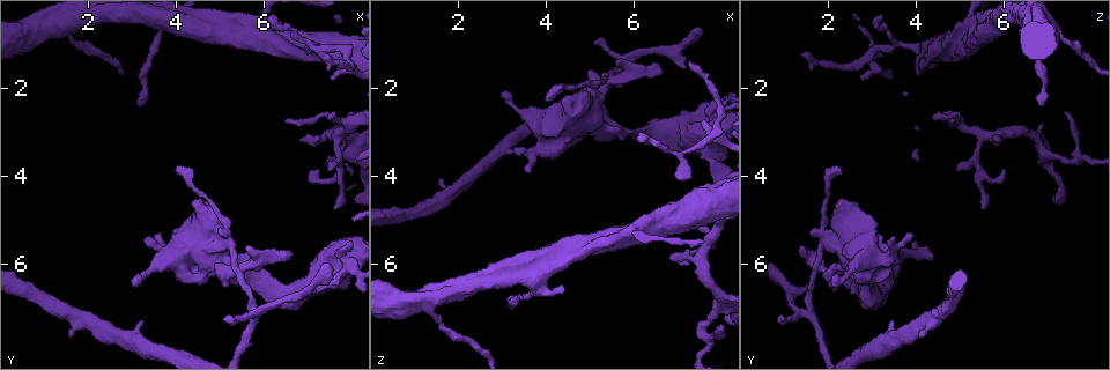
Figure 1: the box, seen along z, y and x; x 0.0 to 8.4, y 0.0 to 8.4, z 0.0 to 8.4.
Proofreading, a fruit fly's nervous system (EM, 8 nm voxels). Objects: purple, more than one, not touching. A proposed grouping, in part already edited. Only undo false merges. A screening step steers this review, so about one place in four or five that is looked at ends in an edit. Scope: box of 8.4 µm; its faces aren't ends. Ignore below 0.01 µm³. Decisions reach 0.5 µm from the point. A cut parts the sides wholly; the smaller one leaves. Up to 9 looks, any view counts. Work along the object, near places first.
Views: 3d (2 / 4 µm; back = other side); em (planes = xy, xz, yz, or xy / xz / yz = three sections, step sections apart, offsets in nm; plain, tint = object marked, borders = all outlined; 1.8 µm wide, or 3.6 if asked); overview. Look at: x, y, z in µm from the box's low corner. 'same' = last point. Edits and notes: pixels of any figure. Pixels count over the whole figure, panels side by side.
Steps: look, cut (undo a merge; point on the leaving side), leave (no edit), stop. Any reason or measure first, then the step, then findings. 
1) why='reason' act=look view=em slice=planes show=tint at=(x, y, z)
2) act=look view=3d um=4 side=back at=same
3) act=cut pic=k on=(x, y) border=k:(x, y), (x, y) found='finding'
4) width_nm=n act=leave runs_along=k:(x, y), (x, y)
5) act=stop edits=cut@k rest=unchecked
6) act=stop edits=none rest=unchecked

act=look view=em slice=xy step=4 show=tint at=(7.10, 1.05, 3.55)

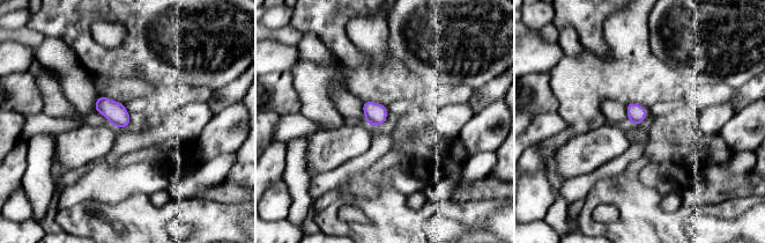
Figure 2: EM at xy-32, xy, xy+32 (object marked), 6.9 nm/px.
why='another direction' act=look view=em slice=planes show=tint at=same

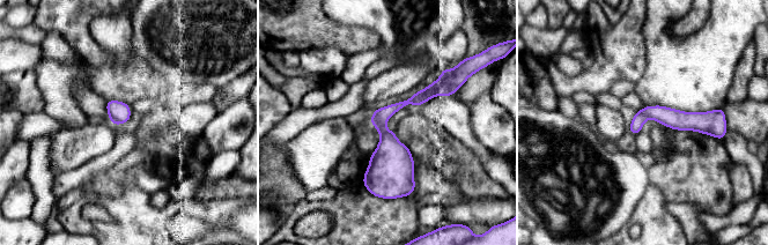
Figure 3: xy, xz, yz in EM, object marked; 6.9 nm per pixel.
act=leave runs_along=3:(442, 79), (383, 118), (382, 190) found='all the same neuron'

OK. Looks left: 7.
why='sharp bend' act=look view=3d um=4 at=(7.60, 3.60, 7.60)

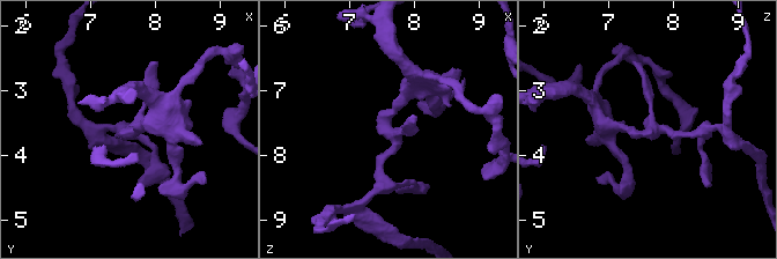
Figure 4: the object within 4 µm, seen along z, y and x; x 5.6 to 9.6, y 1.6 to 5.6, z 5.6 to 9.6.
arms=3 act=look view=em um=3.6 slice=planes show=tint at=(7.55, 3.60, 7.65)

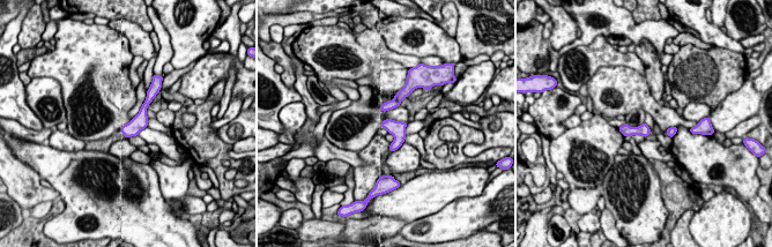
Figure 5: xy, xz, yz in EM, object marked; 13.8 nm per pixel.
act=cut pic=5 on=(392, 104) found='a second neuron is stuck on'

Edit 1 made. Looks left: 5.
why='sudden change in width' act=look view=3d um=4 at=(7.85, 5.75, 2.60)

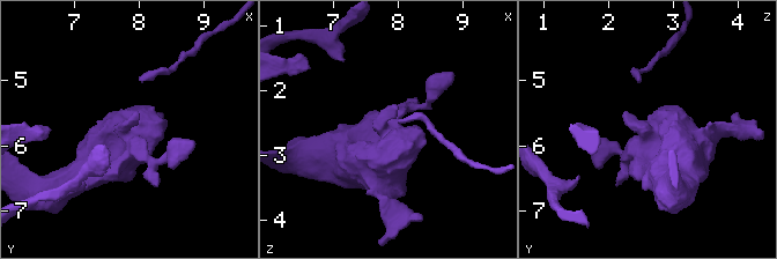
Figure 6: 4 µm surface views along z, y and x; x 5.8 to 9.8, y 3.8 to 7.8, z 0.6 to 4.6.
act=look view=em um=3.6 slice=yz step=8 show=tint at=(7.85, 5.75, 2.65)

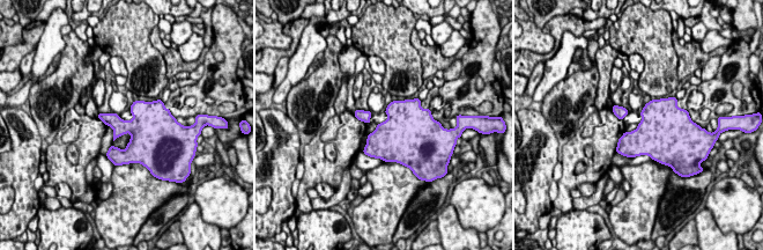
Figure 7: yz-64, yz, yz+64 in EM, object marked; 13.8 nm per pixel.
why='another direction' act=look view=em um=3.6 slice=planes show=tint at=same

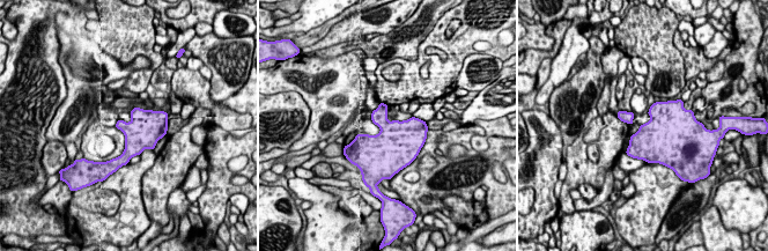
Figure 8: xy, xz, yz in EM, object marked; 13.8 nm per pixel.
width_nm=360 act=leave found='one neuron here'

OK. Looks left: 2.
why='redraw' act=look view=overview

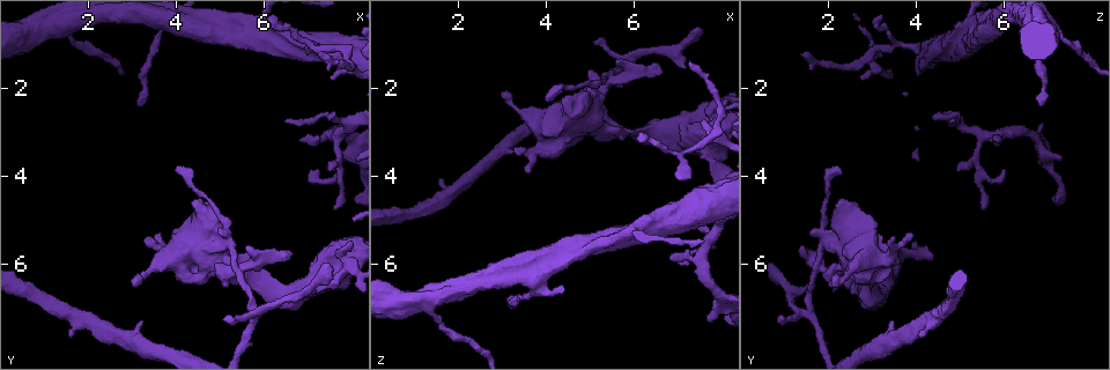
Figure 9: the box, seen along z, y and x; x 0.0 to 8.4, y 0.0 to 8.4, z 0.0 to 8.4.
why='sharp bend' act=look view=em um=3.6 slice=planes show=tint at=(7.70, 3.90, 5.45)

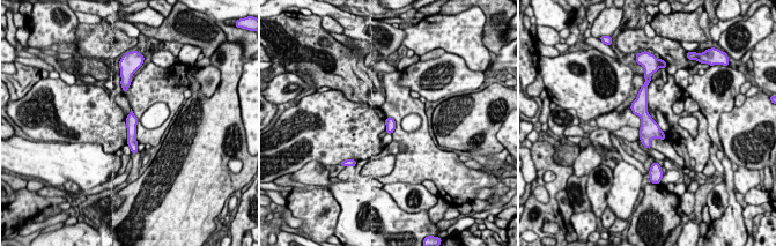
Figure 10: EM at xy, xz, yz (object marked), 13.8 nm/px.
act=leave runs_along=10:(642, 91), (648, 144) found='continuous, no second neuron'

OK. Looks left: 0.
act=stop edits=cut@5 rest=unchecked

